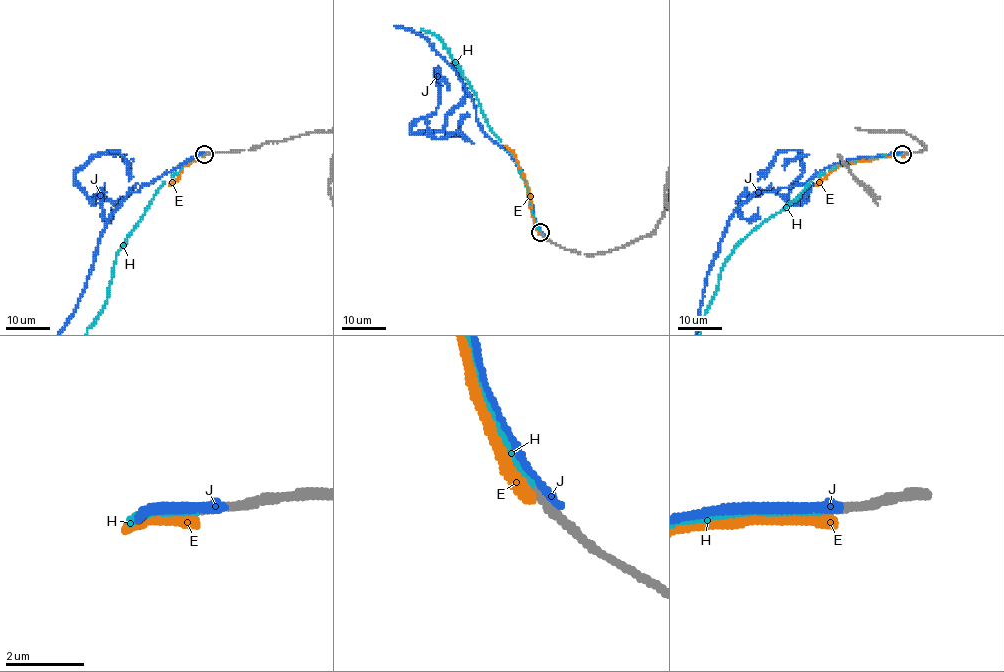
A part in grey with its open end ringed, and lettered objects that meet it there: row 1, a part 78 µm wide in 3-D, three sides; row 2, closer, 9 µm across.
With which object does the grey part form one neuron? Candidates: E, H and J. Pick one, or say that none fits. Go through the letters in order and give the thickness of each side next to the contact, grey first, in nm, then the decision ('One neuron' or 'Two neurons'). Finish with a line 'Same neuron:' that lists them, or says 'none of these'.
E: Thickness 220 nm (grey) against 360 nm. Two neurons
H: Thickness 220 nm (grey) against 200 nm. One neuron
J: Thickness 260 nm (grey) against 280 nm. Two neurons
Same neuron: H

